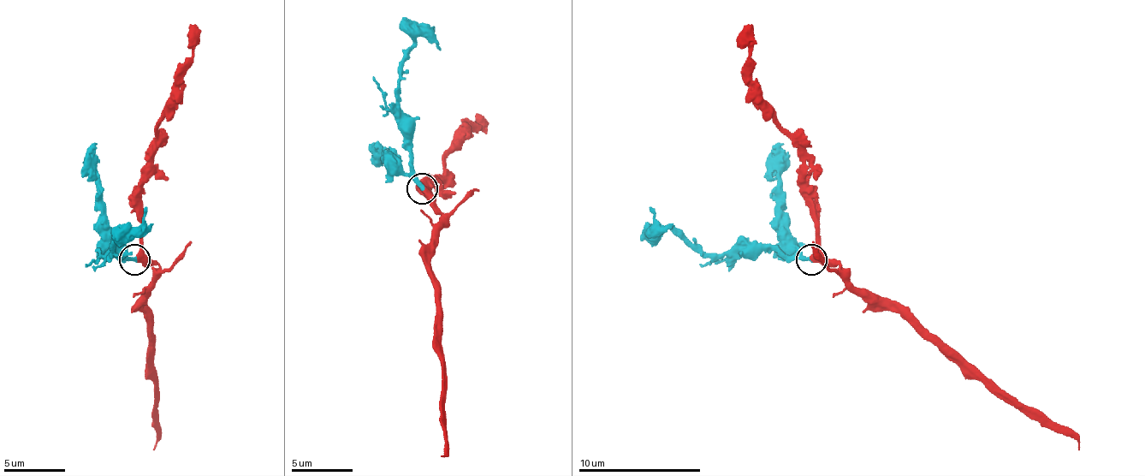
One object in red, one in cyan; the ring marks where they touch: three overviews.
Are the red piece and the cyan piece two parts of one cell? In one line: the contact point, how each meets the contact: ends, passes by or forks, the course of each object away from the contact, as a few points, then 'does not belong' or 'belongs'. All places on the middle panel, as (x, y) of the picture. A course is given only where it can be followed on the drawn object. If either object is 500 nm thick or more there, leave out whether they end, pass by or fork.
(422, 188) | red passes by | cyan ends | red via (424, 187), (430, 206), (440, 215), (430, 274), (446, 437), (446, 452), (440, 455) | cyan via (421, 187), (412, 157), (406, 151), (400, 62), (412, 46), (415, 33), (434, 27) | belongs

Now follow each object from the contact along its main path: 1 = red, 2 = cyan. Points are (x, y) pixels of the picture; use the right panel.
1: (810, 259), (829, 259), (857, 288), (897, 300), (1004, 392), (1059, 423), (1075, 438), (1078, 450)
2: (810, 259), (780, 257), (774, 251), (697, 253), (669, 229), (656, 229), (650, 207)

